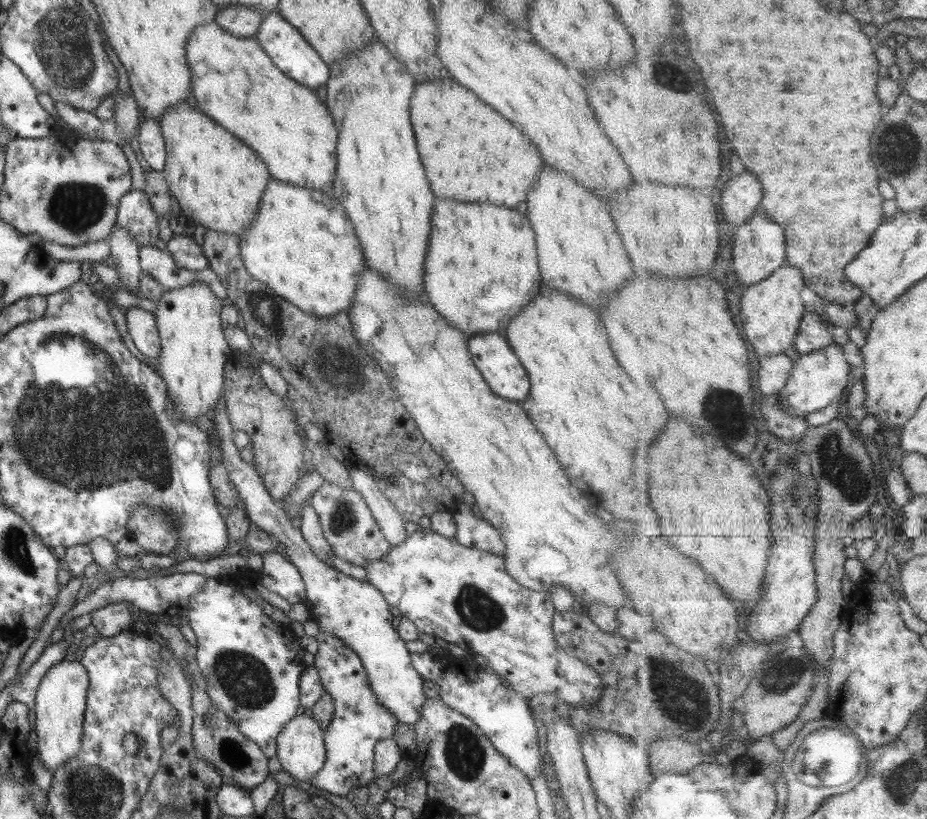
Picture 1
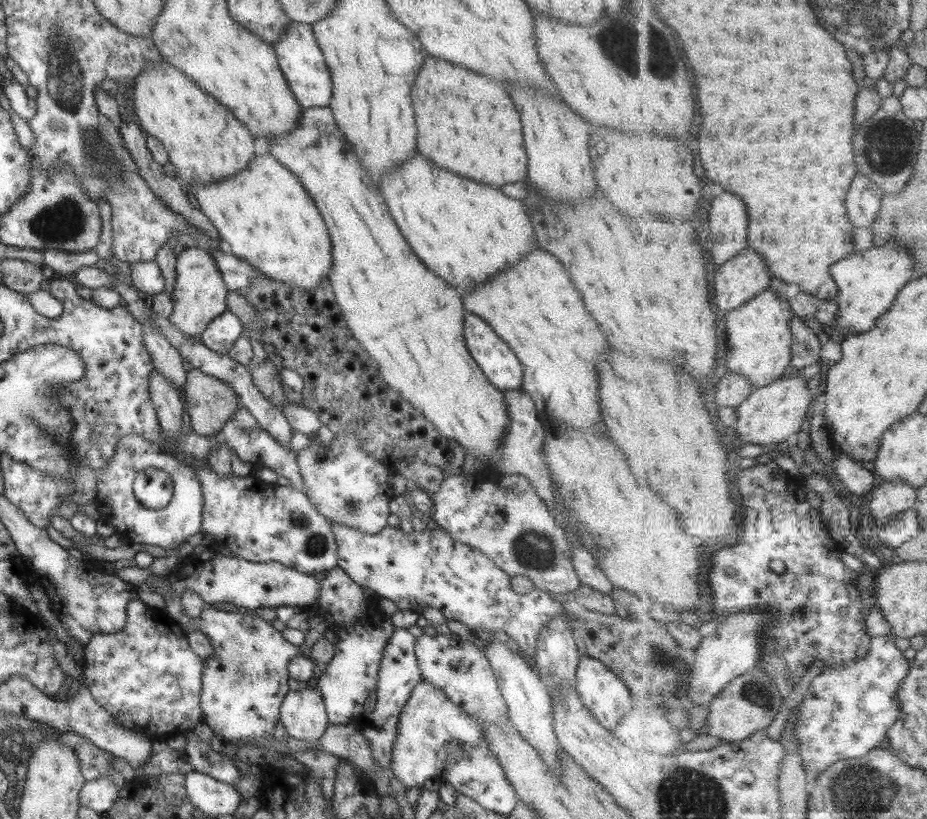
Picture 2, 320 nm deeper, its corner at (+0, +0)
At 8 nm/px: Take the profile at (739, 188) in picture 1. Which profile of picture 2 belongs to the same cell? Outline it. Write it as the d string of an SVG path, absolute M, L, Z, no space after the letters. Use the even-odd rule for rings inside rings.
M723 192L709 210L709 229L714 243L710 254L718 267L748 247L749 214L745 202L731 192Z

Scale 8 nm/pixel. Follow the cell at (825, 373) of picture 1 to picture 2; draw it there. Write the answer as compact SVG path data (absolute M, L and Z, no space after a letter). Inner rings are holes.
M789 371L782 378L764 386L754 389L751 396L740 404L738 409L738 421L734 428L738 434L738 440L743 444L781 444L797 436L801 424L807 422L807 410L812 410L811 392L800 374L800 371Z

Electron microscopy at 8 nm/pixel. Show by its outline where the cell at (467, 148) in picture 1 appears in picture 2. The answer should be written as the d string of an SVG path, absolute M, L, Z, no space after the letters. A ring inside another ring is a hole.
M427 58L413 80L411 102L417 118L417 150L433 164L497 188L523 179L527 172L527 158L523 152L519 114L515 112L505 88L497 80L483 78L481 74L473 74L471 70L441 62L437 58Z

